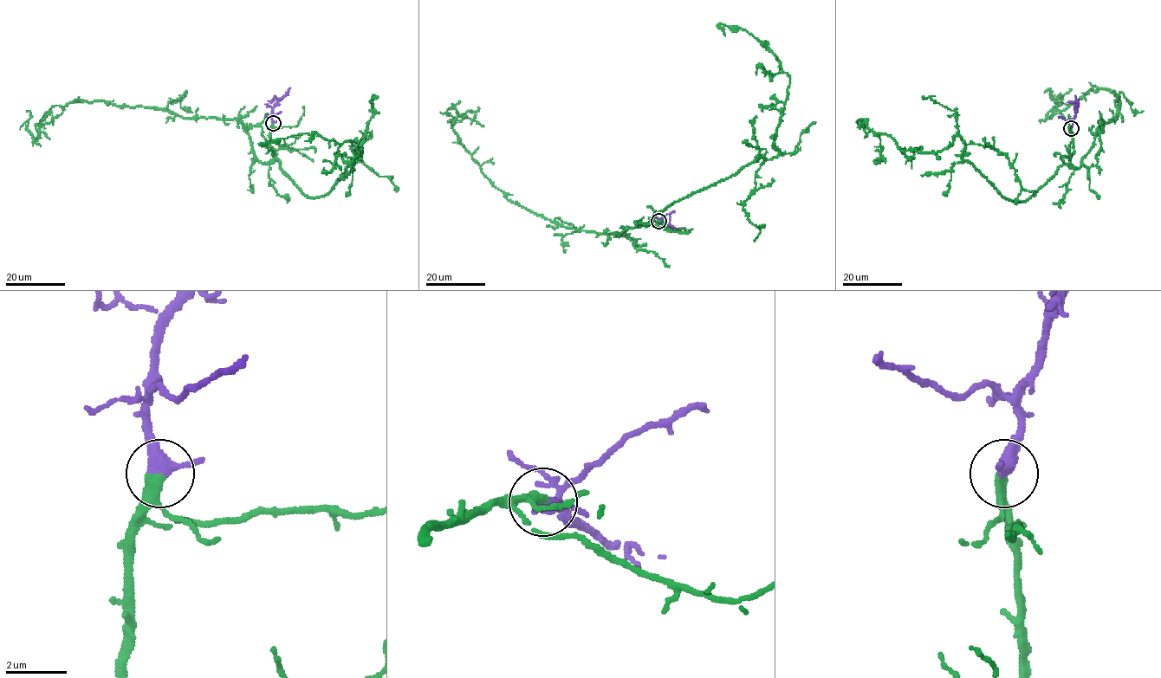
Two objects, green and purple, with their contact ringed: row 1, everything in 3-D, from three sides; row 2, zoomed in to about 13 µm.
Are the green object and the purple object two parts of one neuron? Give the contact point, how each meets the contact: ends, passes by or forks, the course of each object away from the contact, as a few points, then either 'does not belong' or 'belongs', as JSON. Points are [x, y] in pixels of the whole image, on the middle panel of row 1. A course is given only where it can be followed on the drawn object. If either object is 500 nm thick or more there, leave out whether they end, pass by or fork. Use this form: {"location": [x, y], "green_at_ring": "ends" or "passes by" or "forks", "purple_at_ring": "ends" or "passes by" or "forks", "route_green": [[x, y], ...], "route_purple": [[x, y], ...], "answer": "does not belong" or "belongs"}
{"location": [658, 221], "green_at_ring": "passes by", "purple_at_ring": "passes by", "route_green": [[658, 221], [645, 223], [759, 157], [778, 155], [788, 75], [750, 34], [723, 24], [723, 33]], "route_purple": [[658, 221], [671, 227], [664, 222], [659, 222]], "answer": "belongs"}

